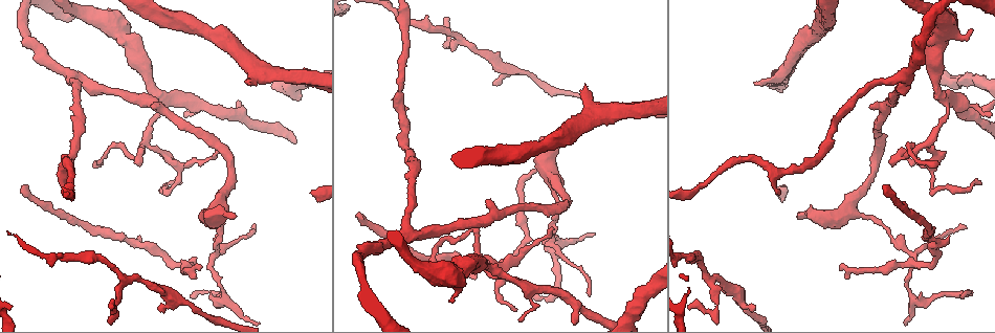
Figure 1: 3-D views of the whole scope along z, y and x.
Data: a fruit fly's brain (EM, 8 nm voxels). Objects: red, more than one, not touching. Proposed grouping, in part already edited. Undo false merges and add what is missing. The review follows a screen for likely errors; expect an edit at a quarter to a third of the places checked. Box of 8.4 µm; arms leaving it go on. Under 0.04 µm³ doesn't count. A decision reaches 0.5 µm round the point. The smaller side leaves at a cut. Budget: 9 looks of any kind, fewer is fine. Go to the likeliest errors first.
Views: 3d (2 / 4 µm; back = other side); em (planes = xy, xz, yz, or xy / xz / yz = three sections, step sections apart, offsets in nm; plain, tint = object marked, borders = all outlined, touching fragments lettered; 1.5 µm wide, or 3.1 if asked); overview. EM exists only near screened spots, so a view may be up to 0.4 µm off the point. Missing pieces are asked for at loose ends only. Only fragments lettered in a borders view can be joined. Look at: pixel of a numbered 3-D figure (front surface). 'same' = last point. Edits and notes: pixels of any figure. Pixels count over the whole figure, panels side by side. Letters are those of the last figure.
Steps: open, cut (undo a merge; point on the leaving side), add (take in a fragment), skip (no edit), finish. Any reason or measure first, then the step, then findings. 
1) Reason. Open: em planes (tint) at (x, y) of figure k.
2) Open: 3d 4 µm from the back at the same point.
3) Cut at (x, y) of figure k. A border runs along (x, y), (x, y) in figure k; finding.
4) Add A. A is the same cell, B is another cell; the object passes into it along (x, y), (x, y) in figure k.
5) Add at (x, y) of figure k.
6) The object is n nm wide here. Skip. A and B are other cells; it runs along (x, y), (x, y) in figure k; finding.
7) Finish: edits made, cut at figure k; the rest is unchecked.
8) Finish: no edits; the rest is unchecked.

An open end. Open: em yz step 8 (borders) at (358, 212) of figure 1.

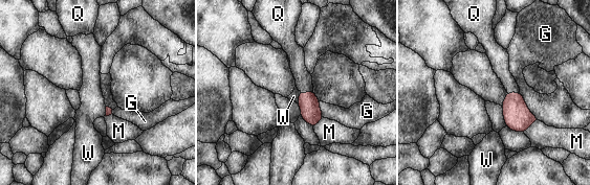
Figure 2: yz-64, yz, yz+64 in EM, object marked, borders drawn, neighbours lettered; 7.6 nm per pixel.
The longest contact is with G, 260 nm. Add Q. Q is the same cell, G, M and W are other cells; the object passes into it along (309, 105), (306, 93), (303, 78) in figure 2; the cell continues.

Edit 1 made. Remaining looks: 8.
Sharp bend. Open: em xy step 4 (borders) at (907, 287) of figure 1.

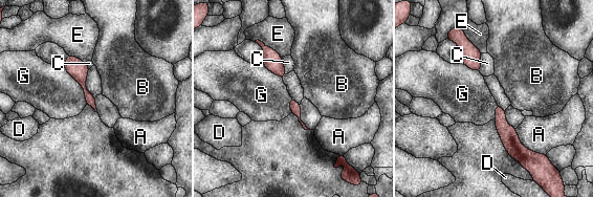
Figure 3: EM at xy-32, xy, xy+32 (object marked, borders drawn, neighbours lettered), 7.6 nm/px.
The longest contact is with G, 340 nm. Skip. A, B, C, D, E and G are other cells; continuous, no second cell.

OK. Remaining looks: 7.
An open end. Open: em xy step 8 (tint) at (255, 224) of figure 1.

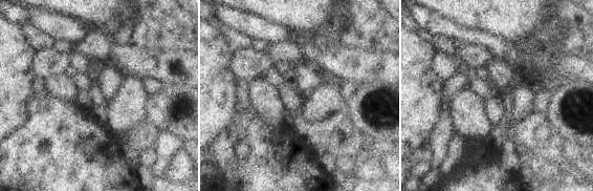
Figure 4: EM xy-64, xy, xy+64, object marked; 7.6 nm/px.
Cut it another way. Open: em yz step 4 (borders) at the same point.

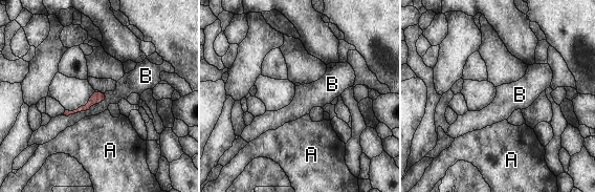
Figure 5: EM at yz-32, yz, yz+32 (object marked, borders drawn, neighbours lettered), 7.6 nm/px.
The longest contact is with B, 400 nm. Skip. A and B are other cells; a border runs along (108, 98), (88, 109), (61, 115) in figure 5; no lettered fragment goes on from it.

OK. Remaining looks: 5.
Open: 3d 2 µm at (929, 142) of figure 1.

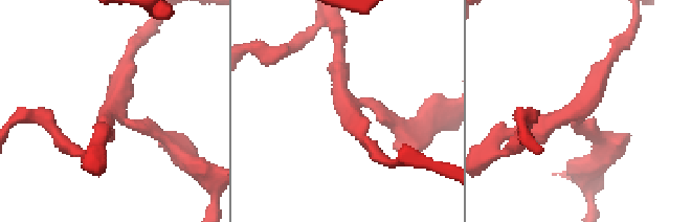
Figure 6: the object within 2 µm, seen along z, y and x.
Open: em planes (borders) at (578, 112) of figure 6.

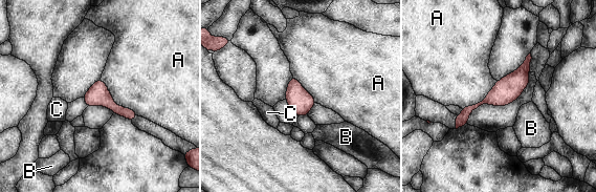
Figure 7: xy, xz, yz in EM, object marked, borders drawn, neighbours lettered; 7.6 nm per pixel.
Skip. A, B and C are other cells; a border runs along (101, 78), (113, 101), (138, 115) in figure 7; one cell here.

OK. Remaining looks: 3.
Finish: edits made, add at figure 2; the rest is unchecked.

